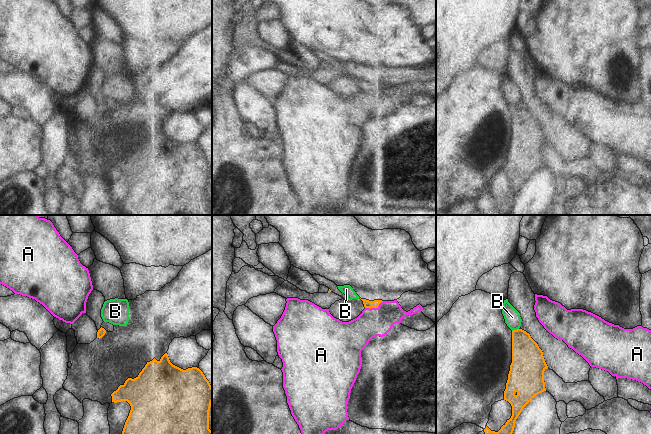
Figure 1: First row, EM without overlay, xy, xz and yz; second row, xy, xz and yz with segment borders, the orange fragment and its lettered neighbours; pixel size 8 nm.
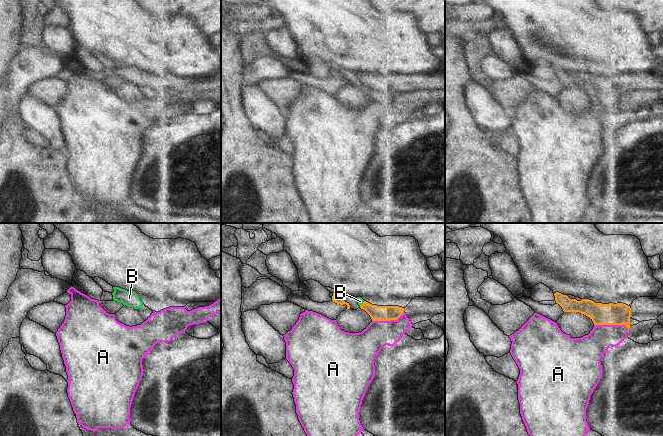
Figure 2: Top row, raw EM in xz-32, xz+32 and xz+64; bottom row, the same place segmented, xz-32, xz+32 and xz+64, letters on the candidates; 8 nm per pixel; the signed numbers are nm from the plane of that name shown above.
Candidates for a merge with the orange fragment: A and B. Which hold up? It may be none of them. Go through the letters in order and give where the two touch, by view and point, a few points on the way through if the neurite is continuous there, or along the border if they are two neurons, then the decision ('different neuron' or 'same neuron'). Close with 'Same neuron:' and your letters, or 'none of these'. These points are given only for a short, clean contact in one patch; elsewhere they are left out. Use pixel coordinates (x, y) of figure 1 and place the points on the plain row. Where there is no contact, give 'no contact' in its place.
A: contact xz (374, 83); different neuron
B: contact yz (515, 106); border yz (518, 104), (512, 107); different neuron
Same neuron: none of these

